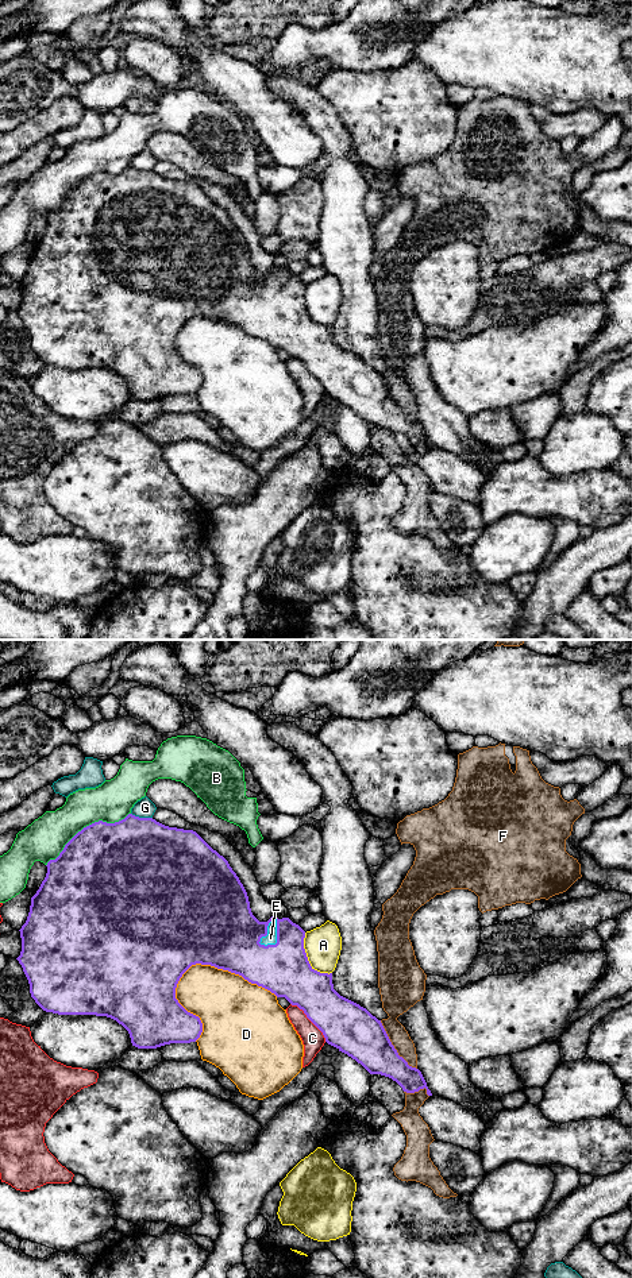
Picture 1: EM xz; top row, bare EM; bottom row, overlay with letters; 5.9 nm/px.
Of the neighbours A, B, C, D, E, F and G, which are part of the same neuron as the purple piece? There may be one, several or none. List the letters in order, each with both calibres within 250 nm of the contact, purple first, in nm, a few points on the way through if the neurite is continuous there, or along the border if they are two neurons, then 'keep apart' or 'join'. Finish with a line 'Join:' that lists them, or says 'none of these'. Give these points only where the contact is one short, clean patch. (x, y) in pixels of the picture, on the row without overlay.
A: 300/220 nm | keep apart
B: 500/240 nm | keep apart
C: 280/130 nm | keep apart
D: 440/380 nm | keep apart
E: 400/70 nm | join
F: 280/140 nm | keep apart
G: 500/110 nm | keep apart
Join: E

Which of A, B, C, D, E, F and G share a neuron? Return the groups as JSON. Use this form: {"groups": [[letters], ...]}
{"groups": [["A"], ["B"], ["C"], ["D"], ["E"], ["F"], ["G"]]}

